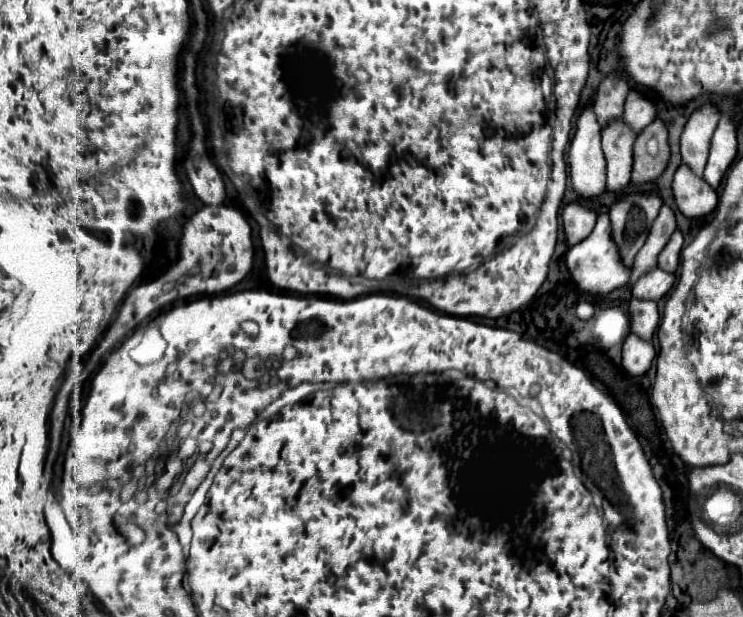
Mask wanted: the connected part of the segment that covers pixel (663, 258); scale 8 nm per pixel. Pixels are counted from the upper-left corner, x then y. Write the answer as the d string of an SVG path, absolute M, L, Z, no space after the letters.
M679 230L673 232L673 236L669 238L667 246L661 250L659 254L659 268L665 272L675 272L679 266L679 254L683 248L683 236Z

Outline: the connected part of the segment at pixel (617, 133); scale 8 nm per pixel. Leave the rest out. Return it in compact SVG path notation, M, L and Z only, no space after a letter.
M615 120L611 126L613 128L607 128L607 132L603 132L601 140L607 162L607 192L623 194L631 182L635 136L631 136L631 132L627 132L619 120Z

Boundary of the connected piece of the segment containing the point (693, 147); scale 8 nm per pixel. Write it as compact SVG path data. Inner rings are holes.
M711 104L693 112L681 134L681 164L701 176L709 156L709 142L719 122L719 110Z

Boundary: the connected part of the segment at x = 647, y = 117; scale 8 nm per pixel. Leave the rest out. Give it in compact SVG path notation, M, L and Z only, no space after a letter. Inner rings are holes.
M631 90L625 100L625 112L621 120L639 134L645 126L649 126L655 120L655 104L649 96L643 96L643 92Z

